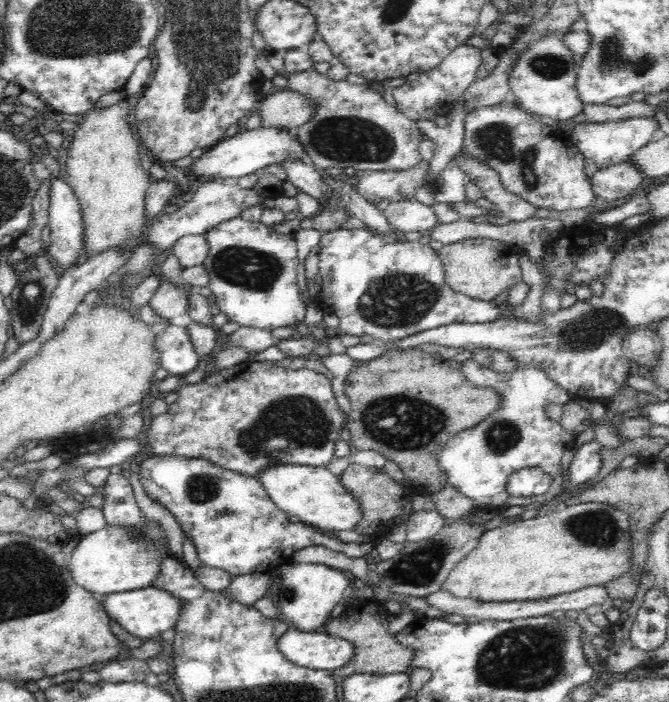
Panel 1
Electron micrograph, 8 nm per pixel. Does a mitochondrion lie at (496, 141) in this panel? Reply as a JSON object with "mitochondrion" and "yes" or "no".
{"mitochondrion":"yes"}

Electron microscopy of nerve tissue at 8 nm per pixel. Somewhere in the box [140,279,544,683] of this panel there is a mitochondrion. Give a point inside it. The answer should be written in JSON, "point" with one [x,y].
{"point":[296,423]}

